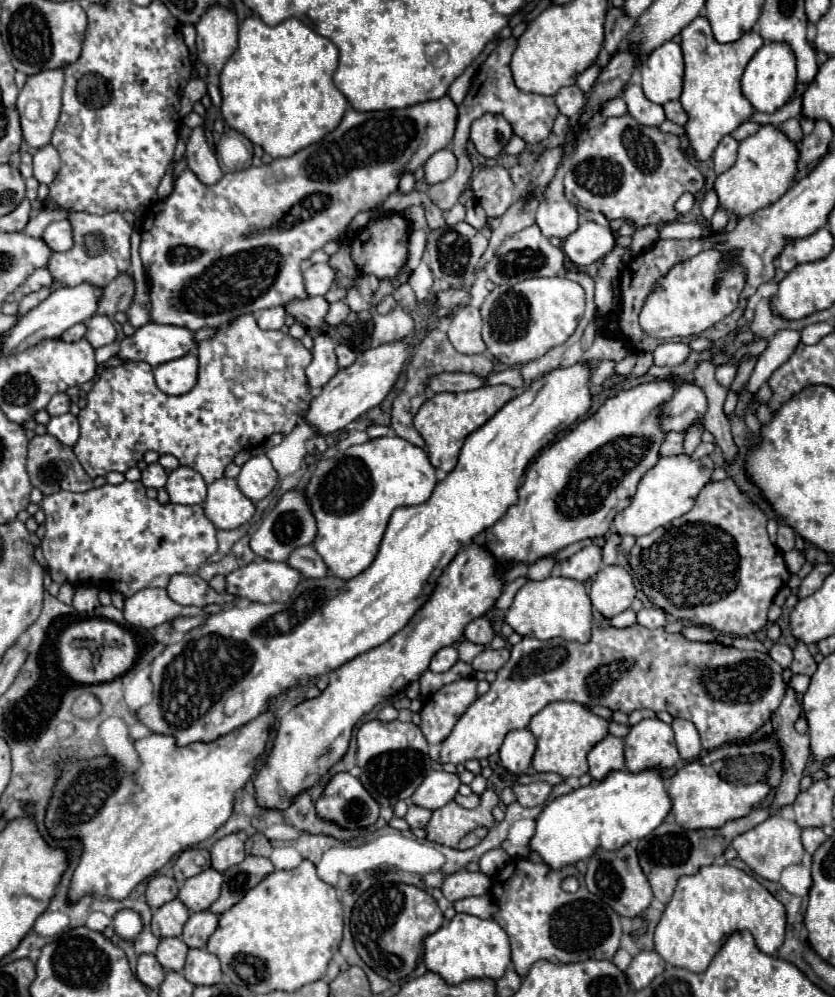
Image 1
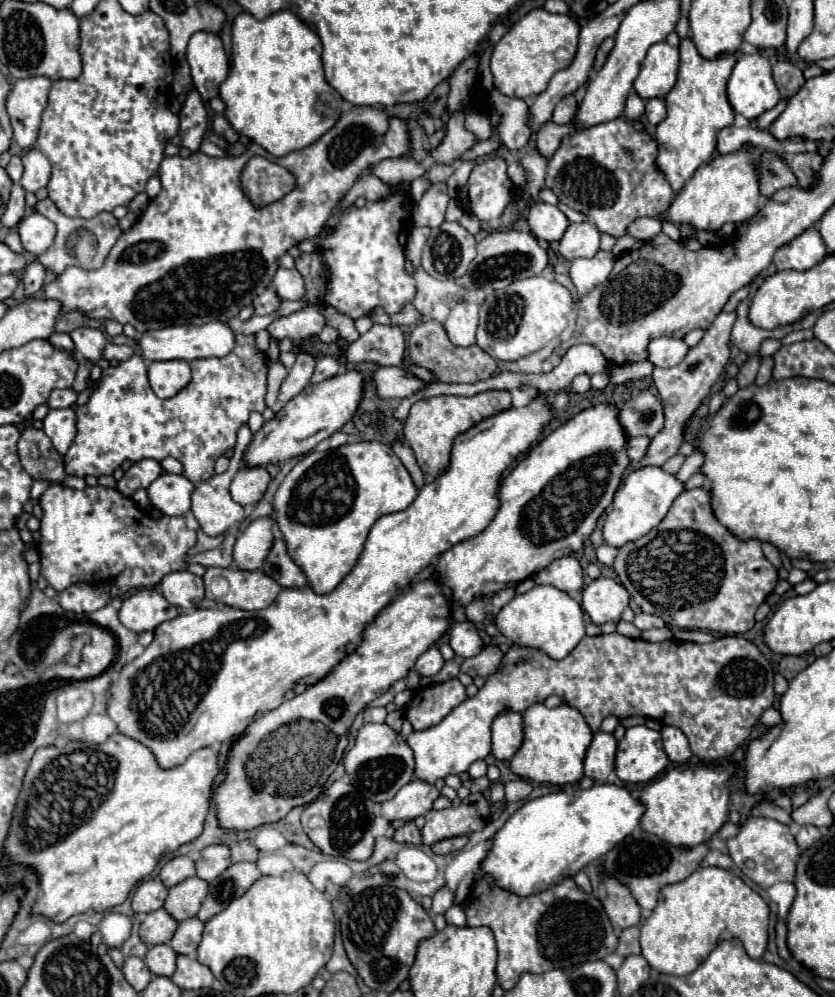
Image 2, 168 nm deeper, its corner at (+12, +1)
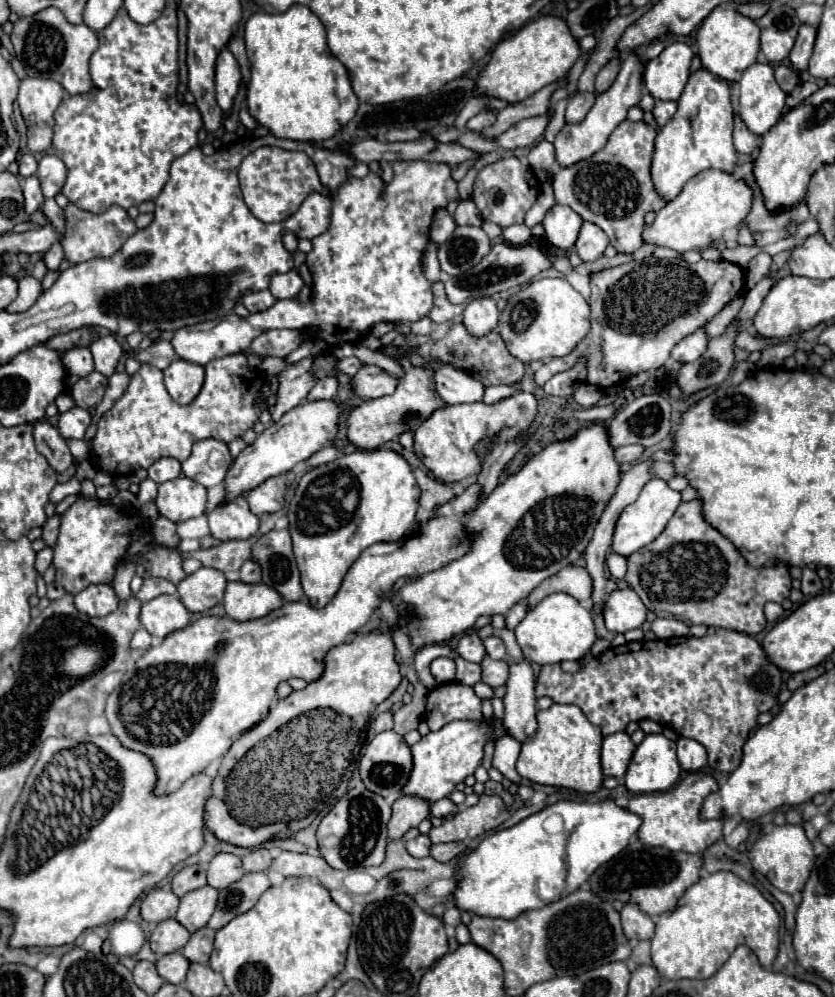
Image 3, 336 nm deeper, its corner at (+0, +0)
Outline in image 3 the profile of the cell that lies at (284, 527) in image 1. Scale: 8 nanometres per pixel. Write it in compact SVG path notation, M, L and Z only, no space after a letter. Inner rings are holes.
M247 559L241 567L241 581L259 583L261 581L261 565L255 559Z

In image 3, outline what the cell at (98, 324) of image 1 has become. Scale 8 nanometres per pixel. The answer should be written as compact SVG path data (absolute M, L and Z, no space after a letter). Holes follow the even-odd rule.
M113 335L101 337L97 341L93 341L89 345L93 359L95 359L95 369L103 375L113 375L115 373L115 365L119 361L119 357L123 355L123 347L117 343L117 339Z

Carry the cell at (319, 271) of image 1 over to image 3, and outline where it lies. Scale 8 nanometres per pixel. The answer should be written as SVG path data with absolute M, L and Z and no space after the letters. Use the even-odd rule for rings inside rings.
M291 269L281 275L273 275L271 285L269 285L269 291L277 299L295 299L301 289L303 289L303 279L297 273L297 269Z

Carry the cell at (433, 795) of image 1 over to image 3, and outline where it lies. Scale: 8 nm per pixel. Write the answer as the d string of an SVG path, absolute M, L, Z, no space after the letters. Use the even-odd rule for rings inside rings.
M401 795L393 803L393 815L389 821L389 839L401 839L403 833L411 827L417 827L423 819L429 817L431 801L417 795Z

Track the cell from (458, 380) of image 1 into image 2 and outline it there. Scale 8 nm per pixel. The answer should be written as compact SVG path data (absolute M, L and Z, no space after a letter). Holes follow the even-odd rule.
M377 368L371 378L379 398L407 398L425 386L425 382L403 368Z

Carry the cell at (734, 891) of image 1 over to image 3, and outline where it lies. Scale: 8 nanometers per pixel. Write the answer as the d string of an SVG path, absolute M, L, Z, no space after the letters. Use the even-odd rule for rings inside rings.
M717 871L717 873L701 877L695 885L691 885L683 893L683 897L677 901L677 907L673 911L663 913L659 917L655 935L651 939L653 965L657 967L659 975L665 979L707 979L729 959L735 947L745 941L755 951L759 963L763 967L769 967L777 957L779 923L781 923L779 913L761 895L761 891L755 885L743 881L731 871Z

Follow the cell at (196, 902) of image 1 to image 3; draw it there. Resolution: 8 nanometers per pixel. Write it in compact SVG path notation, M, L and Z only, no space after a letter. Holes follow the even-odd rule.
M211 885L199 887L195 891L189 891L187 895L181 897L181 905L177 909L175 919L189 931L197 931L207 925L211 919L215 907L217 907L217 895L219 891L213 889Z

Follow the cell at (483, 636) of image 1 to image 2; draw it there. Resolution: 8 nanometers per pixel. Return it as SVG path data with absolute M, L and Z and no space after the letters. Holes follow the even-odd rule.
M465 620L465 622L457 622L451 626L449 646L453 648L455 656L471 658L471 656L479 654L479 650L483 648L483 640L479 638L479 632L473 626L473 622Z

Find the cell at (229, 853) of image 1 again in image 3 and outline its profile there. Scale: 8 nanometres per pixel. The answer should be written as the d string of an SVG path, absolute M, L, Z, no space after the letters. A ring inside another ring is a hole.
M217 853L207 865L207 883L215 889L225 889L243 877L241 859L233 853Z

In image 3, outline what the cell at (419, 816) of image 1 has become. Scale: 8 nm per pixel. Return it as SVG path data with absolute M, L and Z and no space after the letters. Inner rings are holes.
M419 835L411 841L407 841L405 847L413 857L427 857L429 849L431 849L431 839L429 839L429 835Z

